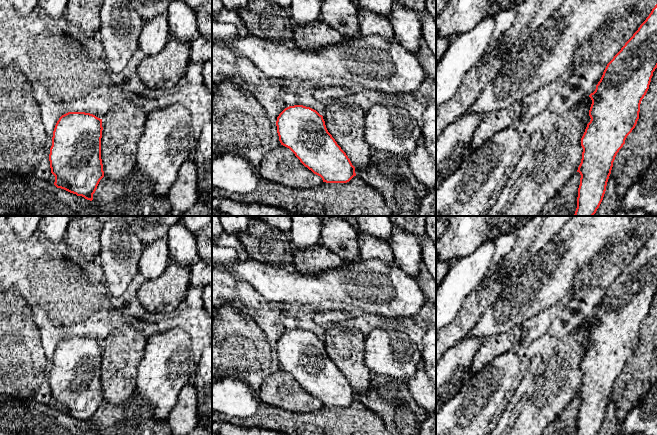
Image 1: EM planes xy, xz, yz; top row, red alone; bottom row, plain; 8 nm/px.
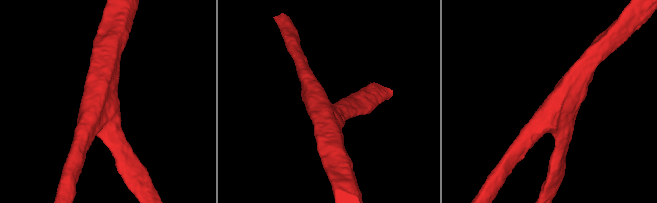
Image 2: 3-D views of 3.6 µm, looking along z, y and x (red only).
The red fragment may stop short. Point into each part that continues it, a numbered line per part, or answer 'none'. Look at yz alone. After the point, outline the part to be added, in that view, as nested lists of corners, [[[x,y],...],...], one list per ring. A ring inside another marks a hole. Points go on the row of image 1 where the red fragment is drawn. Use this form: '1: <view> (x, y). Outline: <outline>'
none

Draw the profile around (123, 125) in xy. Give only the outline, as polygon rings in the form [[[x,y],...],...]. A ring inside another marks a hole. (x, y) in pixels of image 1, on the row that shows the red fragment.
[[[126,96],[113,106],[102,119],[101,159],[104,177],[111,180],[123,180],[136,167],[138,141],[144,131],[147,115],[137,99]]]

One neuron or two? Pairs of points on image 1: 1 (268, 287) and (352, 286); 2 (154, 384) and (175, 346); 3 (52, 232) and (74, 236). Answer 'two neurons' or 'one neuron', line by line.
1: one neuron
2: one neuron
3: two neurons

